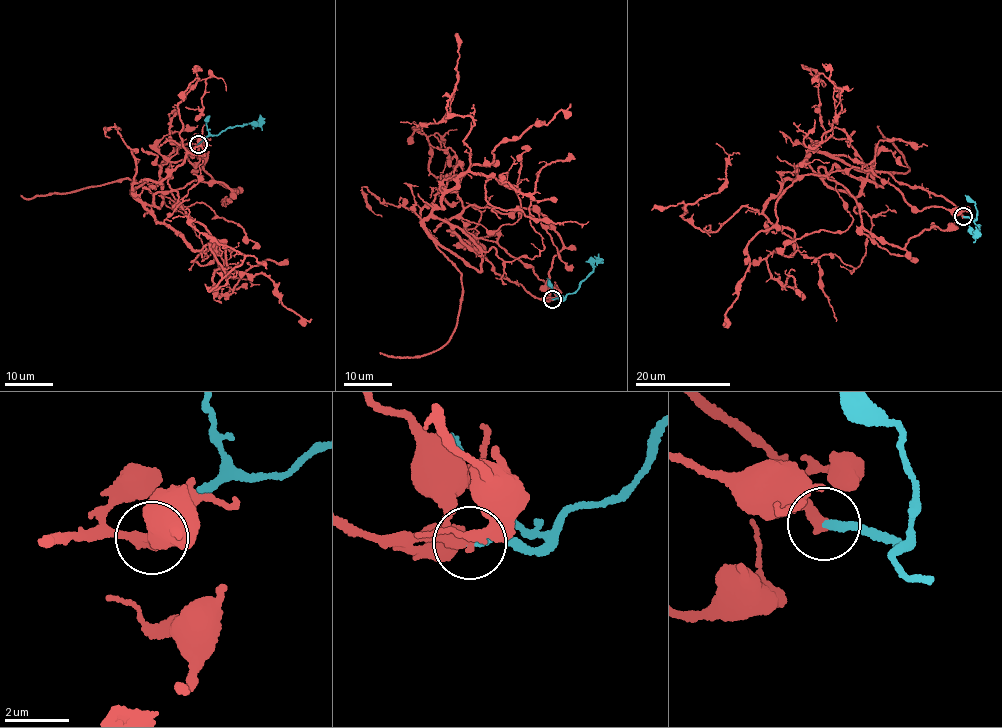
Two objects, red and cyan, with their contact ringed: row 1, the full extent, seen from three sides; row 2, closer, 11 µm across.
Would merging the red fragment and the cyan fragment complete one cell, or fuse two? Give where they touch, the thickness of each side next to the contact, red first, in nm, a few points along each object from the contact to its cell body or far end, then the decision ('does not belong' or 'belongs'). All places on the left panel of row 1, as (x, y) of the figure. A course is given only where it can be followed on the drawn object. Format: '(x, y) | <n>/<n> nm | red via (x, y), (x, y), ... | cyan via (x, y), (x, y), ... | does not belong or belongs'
(198, 144) | 260/260 nm | red via (198, 144), (164, 159), (145, 207), (194, 250), (210, 245), (225, 285), (210, 289), (240, 251), (173, 219) | cyan via (198, 144), (205, 137), (234, 126), (257, 123), (259, 115) | belongs

